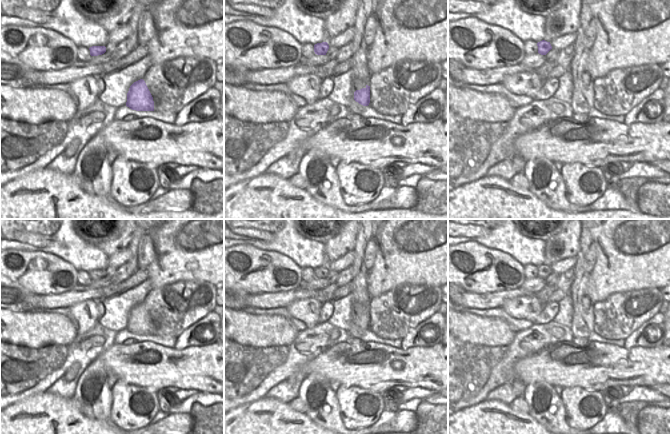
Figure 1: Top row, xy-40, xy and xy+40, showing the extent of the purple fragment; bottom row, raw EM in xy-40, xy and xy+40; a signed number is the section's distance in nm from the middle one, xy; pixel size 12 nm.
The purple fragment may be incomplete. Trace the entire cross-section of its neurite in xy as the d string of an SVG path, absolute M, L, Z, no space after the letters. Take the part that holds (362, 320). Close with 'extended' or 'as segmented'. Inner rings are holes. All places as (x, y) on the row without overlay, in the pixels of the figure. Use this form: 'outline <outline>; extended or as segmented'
outline M370 310L356 314L354 316L354 324L363 330L368 330L370 327Z; as segmented

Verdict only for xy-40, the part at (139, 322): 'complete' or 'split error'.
complete

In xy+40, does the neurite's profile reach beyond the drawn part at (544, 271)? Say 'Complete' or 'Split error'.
Complete

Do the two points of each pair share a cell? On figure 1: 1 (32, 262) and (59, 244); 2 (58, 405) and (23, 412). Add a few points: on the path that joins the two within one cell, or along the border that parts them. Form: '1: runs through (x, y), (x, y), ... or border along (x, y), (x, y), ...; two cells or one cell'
1: border along (23, 250), (52, 253), (67, 262); two cells
2: runs through (49, 412), (32, 412); one cell

